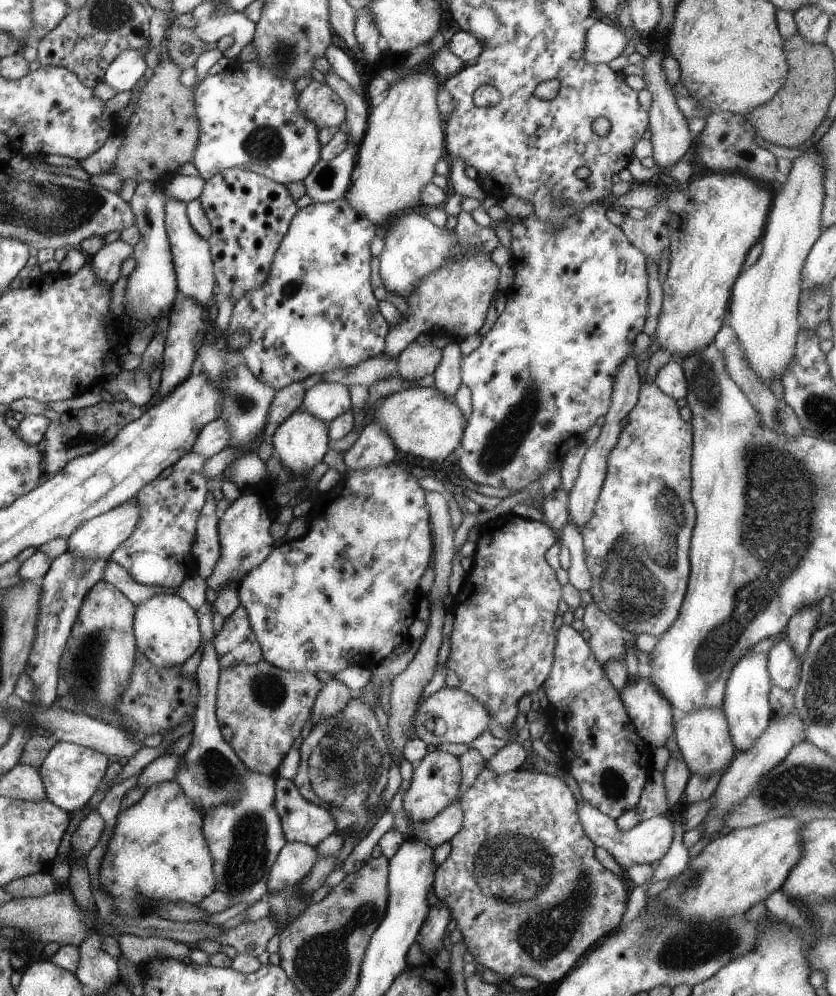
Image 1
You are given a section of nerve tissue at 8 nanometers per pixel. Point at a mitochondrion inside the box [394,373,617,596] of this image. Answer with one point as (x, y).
(501, 446)

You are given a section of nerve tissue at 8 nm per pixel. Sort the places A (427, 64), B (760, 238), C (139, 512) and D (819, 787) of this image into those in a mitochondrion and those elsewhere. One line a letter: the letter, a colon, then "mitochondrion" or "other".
A: other
B: other
C: other
D: mitochondrion

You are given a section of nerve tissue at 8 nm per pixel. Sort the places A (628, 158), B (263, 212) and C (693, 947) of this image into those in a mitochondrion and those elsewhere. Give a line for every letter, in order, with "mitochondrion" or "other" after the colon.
A: other
B: other
C: mitochondrion

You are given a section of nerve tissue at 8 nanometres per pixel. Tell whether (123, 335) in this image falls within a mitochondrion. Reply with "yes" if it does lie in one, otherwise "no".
no

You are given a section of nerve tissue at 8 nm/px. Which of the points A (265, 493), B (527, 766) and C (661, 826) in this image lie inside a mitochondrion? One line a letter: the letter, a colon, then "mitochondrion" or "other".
A: other
B: other
C: other

